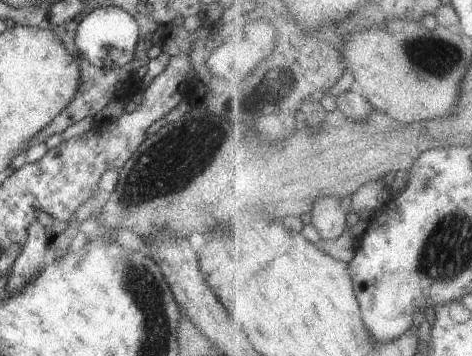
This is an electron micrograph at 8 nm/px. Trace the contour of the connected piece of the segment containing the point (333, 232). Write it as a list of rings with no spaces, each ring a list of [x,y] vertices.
[[[338,196],[320,198],[313,210],[312,223],[321,234],[322,244],[337,240],[348,230],[348,201]]]

